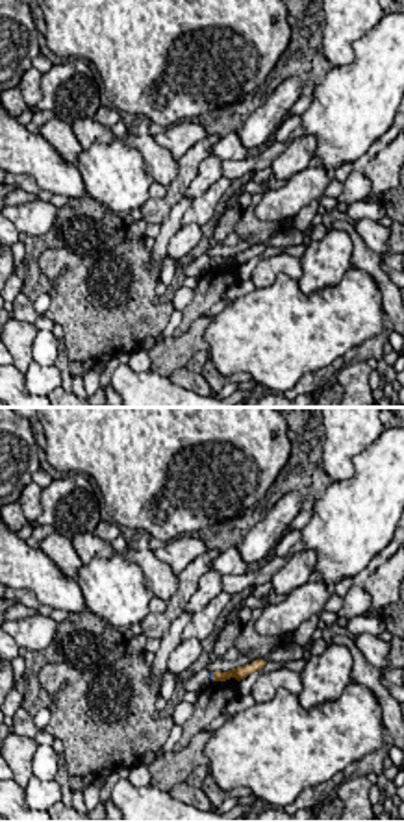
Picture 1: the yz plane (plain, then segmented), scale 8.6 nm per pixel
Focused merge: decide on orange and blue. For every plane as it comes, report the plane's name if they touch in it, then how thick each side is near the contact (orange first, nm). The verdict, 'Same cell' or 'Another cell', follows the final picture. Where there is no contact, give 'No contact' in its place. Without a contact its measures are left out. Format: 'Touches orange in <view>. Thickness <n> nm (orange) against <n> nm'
Touches orange in yz. Thickness 120 nm (orange) against 30 nm

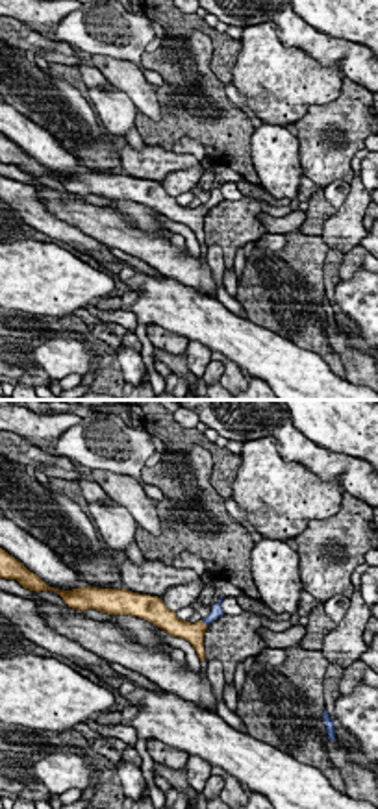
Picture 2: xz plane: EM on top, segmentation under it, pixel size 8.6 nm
Touches orange in xz. Thickness 160 nm (orange) against 100 nm

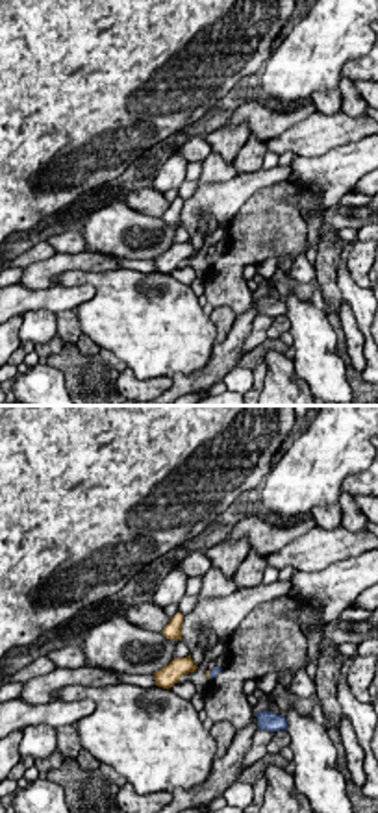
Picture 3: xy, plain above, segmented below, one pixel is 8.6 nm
Touches orange in xy. Thickness 30 nm (orange) against 70 nm

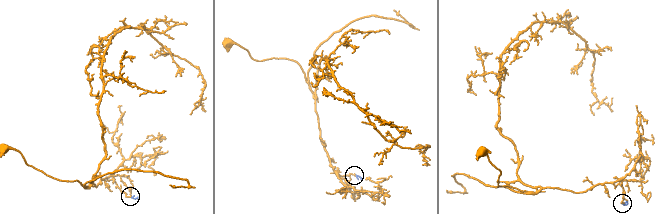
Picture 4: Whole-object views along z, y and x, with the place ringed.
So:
Same cell

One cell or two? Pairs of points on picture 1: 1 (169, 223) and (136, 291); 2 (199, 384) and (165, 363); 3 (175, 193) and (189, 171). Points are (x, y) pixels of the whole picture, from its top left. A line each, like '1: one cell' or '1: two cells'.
1: two cells
2: two cells
3: one cell

